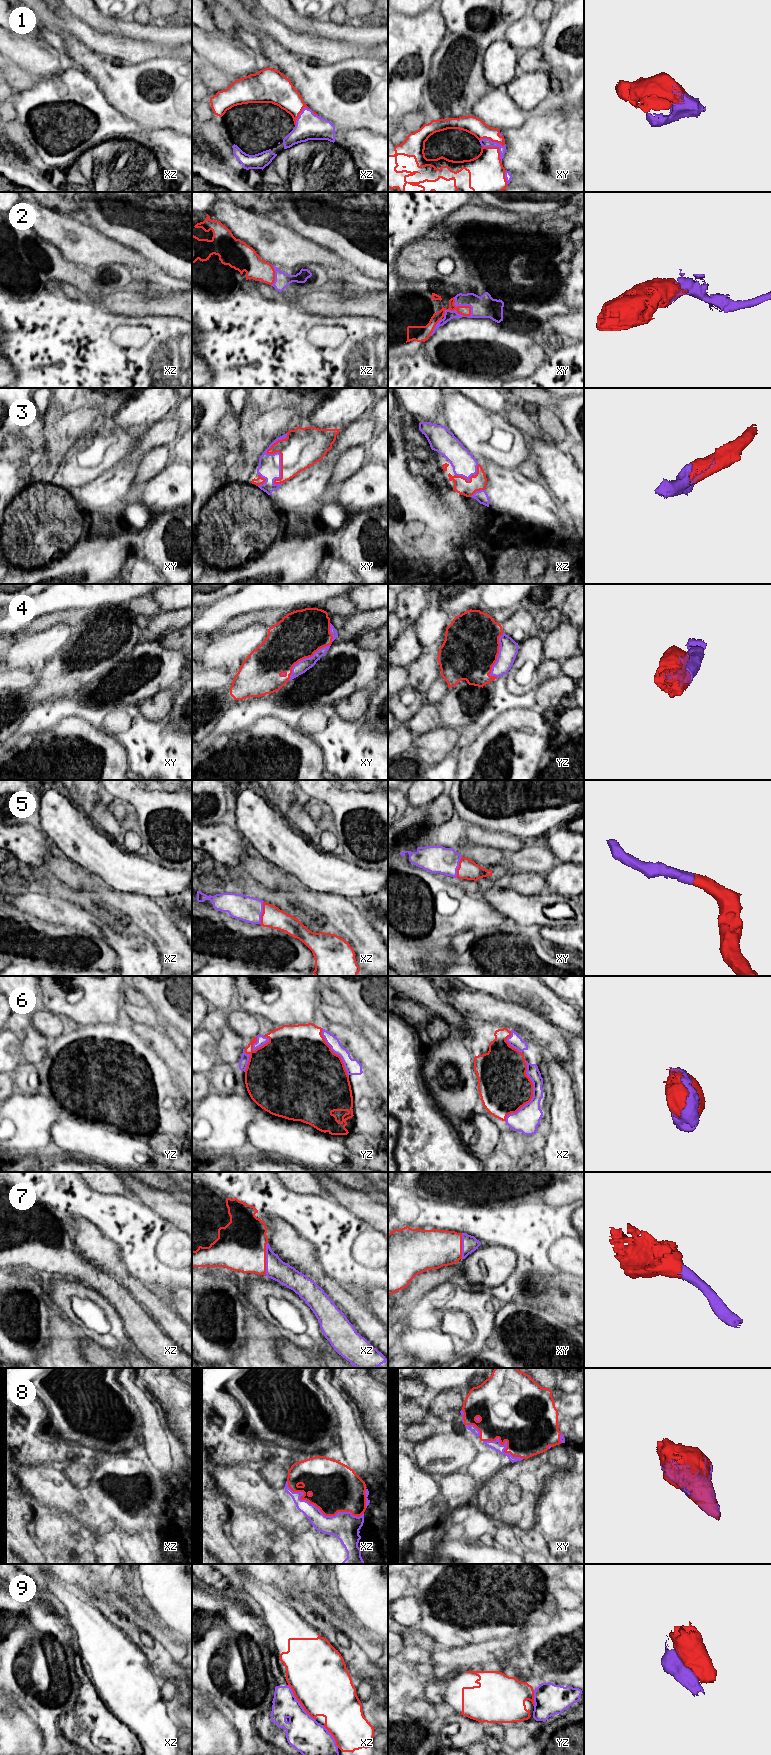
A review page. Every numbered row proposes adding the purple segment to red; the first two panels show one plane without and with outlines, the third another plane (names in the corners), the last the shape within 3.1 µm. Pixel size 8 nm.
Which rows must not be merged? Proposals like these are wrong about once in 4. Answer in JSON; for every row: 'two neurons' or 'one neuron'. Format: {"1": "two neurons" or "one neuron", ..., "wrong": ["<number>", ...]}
{"1": "one neuron", "2": "one neuron", "3": "one neuron", "4": "one neuron", "5": "one neuron", "6": "one neuron", "7": "one neuron", "8": "one neuron", "9": "two neurons", "wrong": ["9"]}

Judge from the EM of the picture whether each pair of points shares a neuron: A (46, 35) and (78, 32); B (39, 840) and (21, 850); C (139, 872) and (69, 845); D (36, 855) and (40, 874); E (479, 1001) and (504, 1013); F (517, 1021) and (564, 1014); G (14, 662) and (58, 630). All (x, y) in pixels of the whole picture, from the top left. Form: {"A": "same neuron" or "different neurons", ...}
{"A": "different neurons", "B": "same neuron", "C": "same neuron", "D": "different neurons", "E": "same neuron", "F": "different neurons", "G": "same neuron"}

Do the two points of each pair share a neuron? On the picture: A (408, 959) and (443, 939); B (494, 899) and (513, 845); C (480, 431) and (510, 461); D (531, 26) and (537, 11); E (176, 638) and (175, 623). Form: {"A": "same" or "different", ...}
{"A": "different", "B": "different", "C": "same", "D": "different", "E": "different"}

